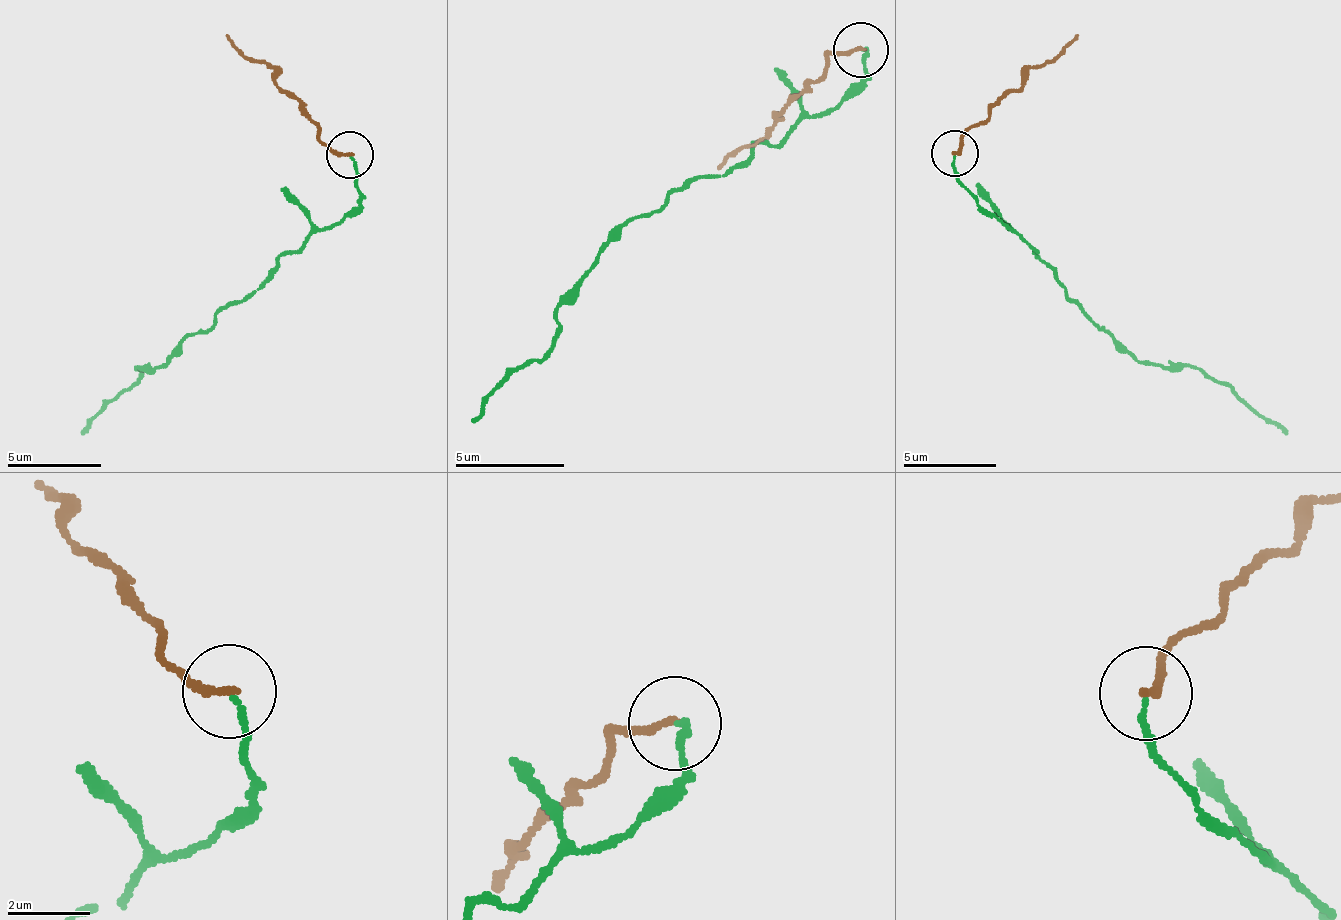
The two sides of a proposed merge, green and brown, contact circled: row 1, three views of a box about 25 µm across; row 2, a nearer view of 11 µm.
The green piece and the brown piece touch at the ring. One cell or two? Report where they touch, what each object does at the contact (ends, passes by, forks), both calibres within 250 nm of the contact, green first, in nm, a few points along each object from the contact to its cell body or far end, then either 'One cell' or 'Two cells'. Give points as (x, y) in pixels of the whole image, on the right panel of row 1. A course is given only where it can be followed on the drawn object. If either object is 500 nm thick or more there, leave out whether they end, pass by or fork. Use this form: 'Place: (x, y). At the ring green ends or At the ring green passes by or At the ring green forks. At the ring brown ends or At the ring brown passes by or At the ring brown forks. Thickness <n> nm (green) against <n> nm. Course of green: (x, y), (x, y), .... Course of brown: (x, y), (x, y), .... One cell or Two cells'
Place: (954, 153). At the ring green ends. At the ring brown ends. Thickness 130 nm (green) against 200 nm. Course of green: (956, 154), (959, 183), (1037, 248), (1065, 297), (1139, 362), (1189, 365), (1227, 383), (1289, 436). Course of brown: (956, 154), (958, 139), (1034, 66), (1056, 55), (1077, 36). Two cells

